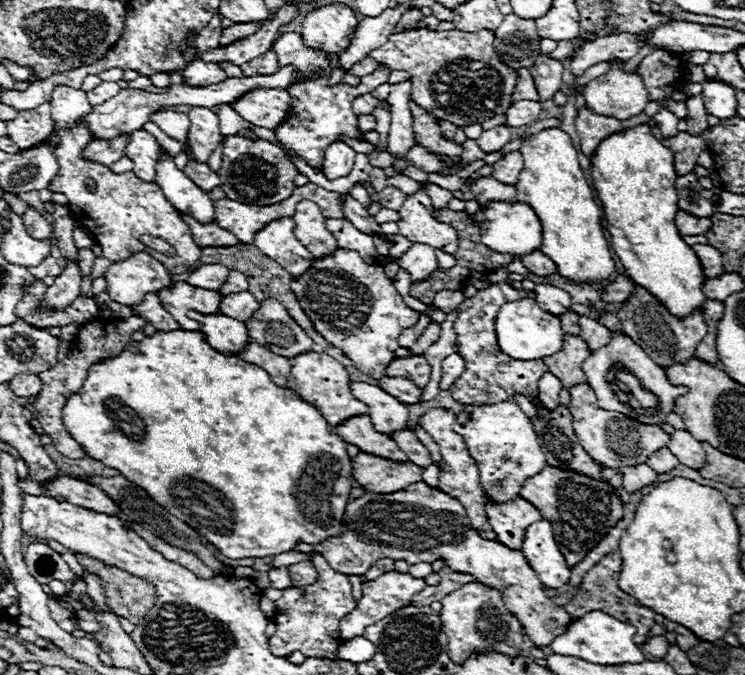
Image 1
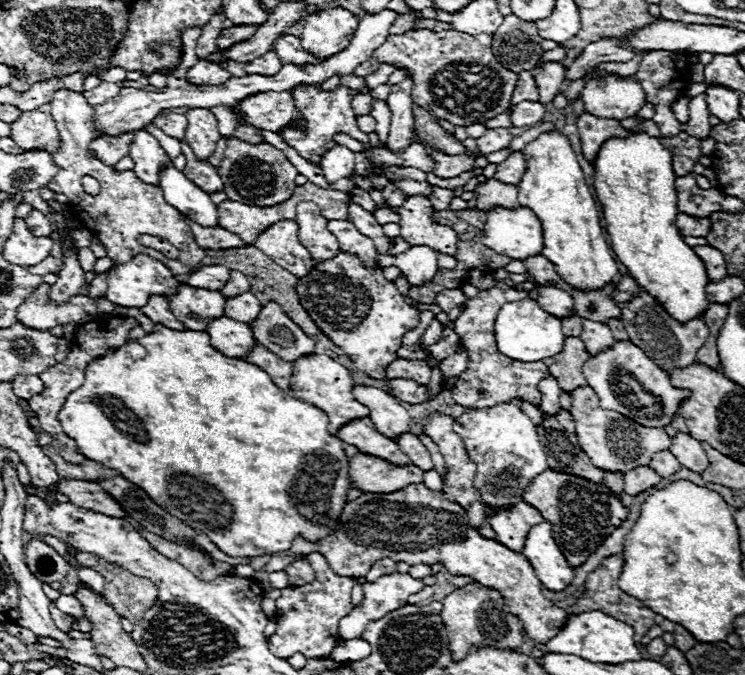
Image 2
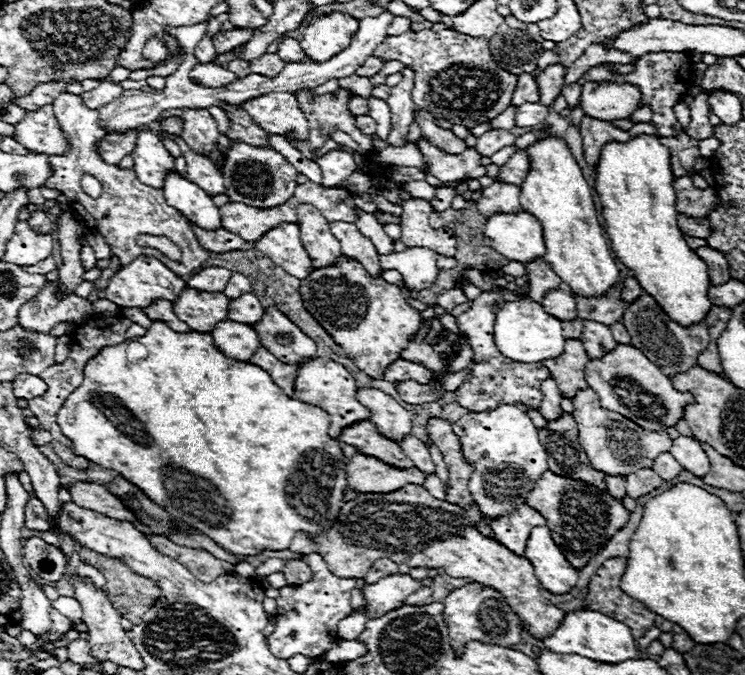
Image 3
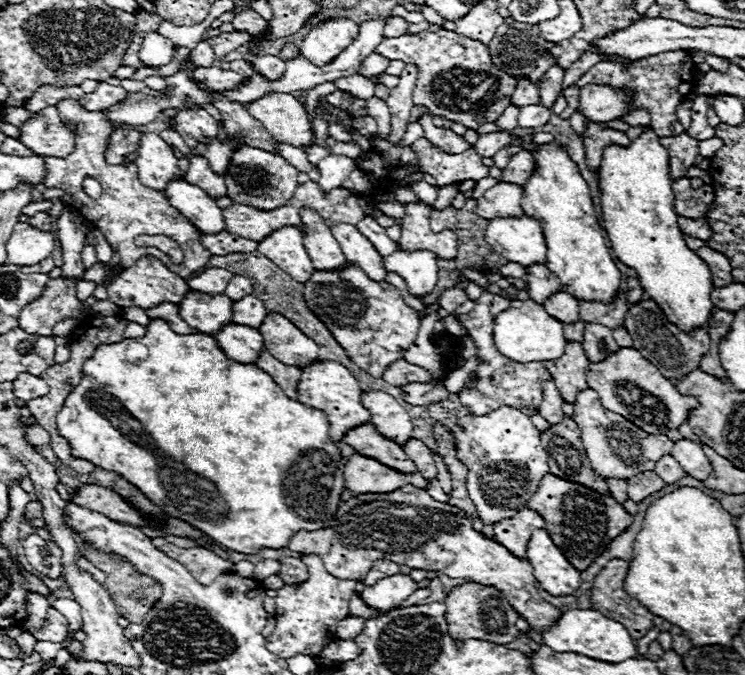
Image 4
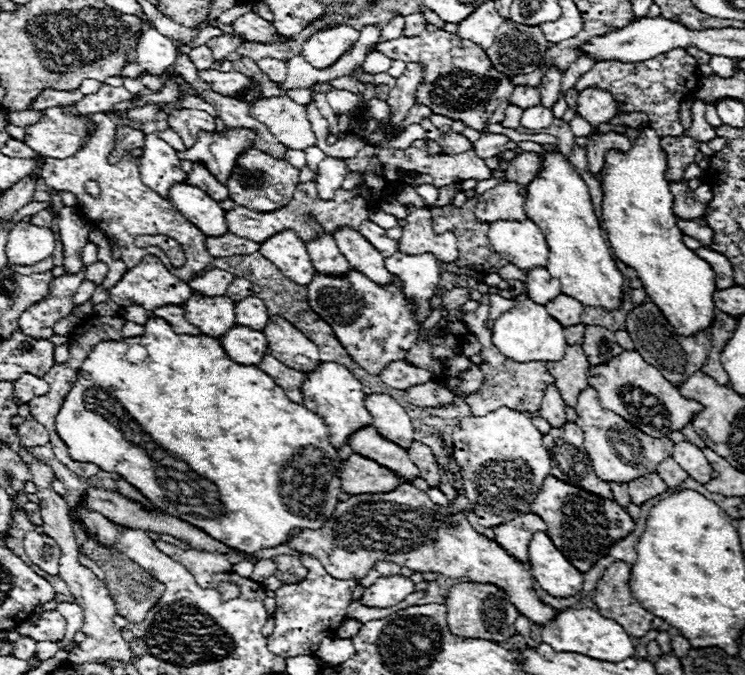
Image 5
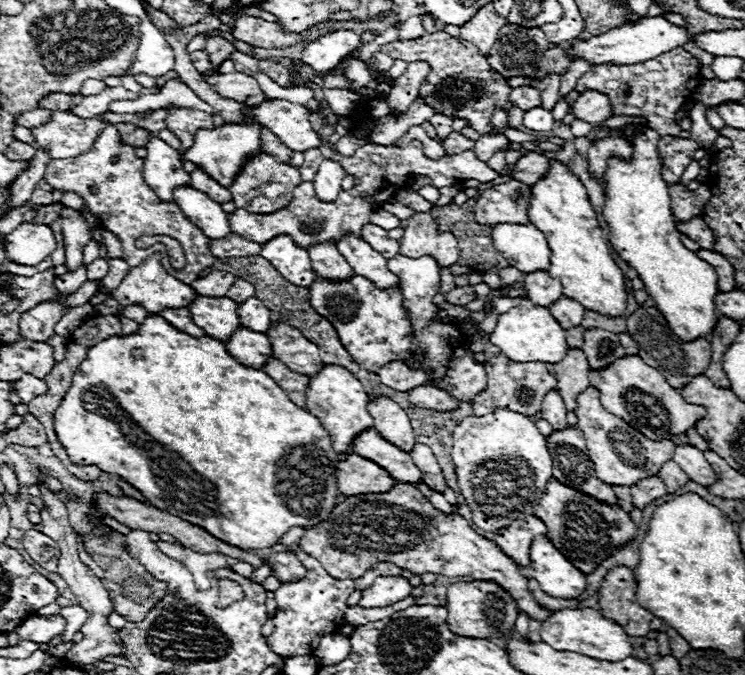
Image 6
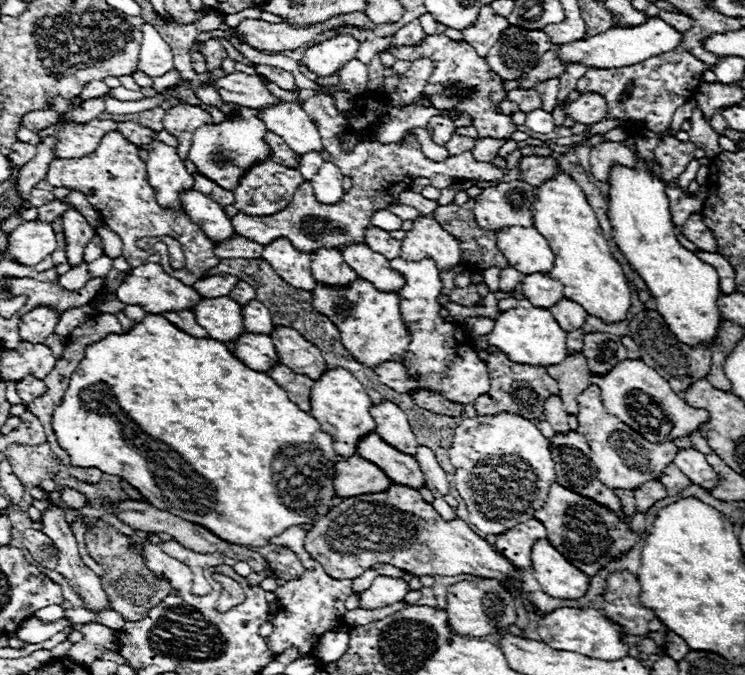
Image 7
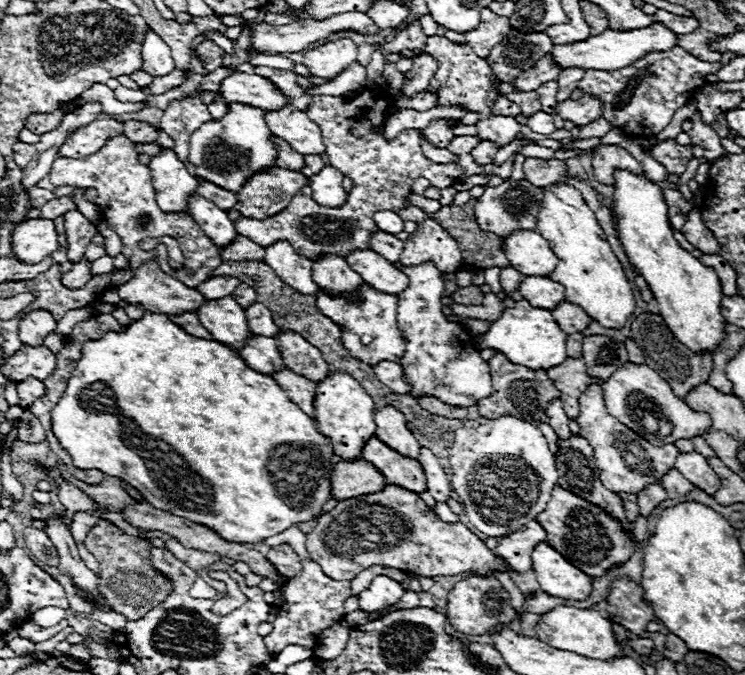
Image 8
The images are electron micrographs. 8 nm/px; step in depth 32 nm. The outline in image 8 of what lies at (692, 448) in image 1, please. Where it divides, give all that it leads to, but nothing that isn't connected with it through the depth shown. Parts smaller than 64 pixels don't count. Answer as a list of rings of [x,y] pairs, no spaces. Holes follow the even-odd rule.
[[[680,452],[676,458],[676,468],[682,470],[682,476],[694,486],[702,486],[706,494],[716,494],[720,486],[718,474],[708,466],[706,458],[698,452]]]

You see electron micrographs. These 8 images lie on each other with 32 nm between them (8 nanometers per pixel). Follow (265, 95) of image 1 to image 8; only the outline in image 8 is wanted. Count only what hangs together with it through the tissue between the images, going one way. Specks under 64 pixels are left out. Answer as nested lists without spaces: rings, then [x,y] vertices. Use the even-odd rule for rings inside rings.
[[[292,104],[282,106],[280,110],[266,112],[266,124],[270,132],[280,136],[288,146],[300,154],[324,154],[326,146],[322,144],[322,134],[318,124],[314,124],[306,112],[298,110]]]

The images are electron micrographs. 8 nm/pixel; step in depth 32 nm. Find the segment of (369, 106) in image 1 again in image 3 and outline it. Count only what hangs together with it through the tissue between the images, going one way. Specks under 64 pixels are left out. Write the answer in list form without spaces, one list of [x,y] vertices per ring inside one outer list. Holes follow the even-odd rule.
[[[354,96],[354,98],[350,100],[350,110],[352,110],[356,116],[364,116],[364,114],[368,114],[368,98]]]

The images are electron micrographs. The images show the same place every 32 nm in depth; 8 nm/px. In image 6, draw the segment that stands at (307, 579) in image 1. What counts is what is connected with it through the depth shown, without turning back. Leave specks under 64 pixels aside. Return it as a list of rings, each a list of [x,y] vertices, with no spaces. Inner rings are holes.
[[[280,552],[280,554],[272,554],[268,560],[274,566],[272,574],[280,582],[296,582],[296,580],[302,580],[306,576],[306,568],[300,564],[300,560],[294,554]]]

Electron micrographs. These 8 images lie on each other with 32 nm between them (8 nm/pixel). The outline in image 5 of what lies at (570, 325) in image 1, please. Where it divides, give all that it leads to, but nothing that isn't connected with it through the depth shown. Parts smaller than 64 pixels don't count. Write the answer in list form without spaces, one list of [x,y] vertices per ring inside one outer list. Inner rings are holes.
[[[584,324],[578,326],[566,326],[564,328],[564,336],[568,344],[582,344],[582,336],[584,336]]]

